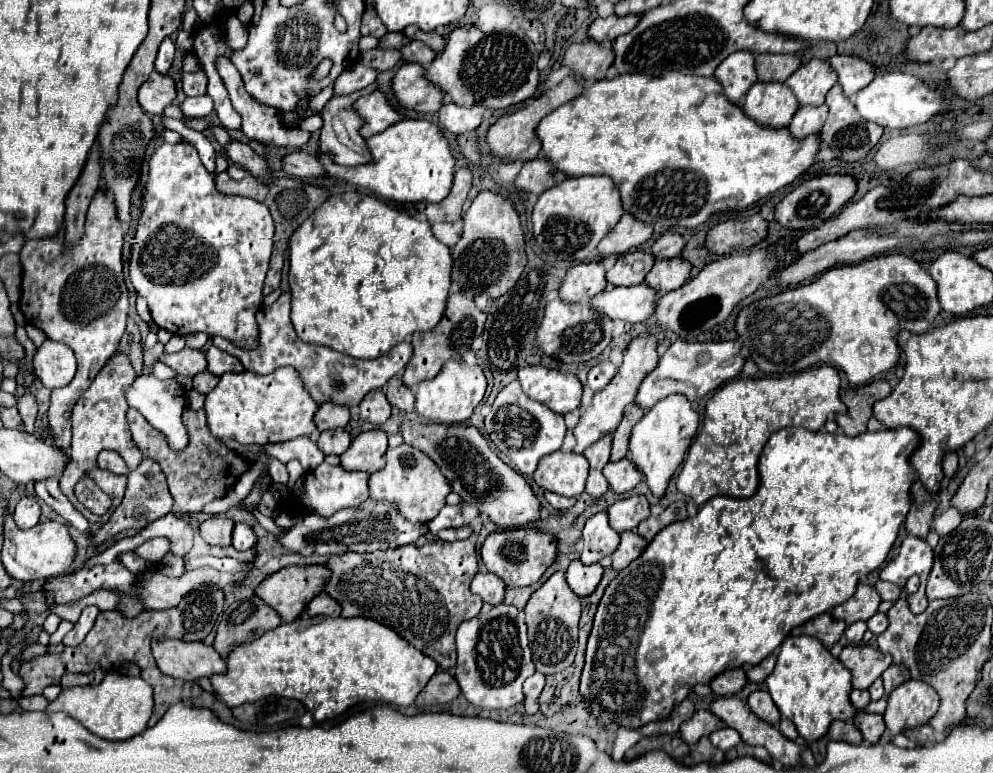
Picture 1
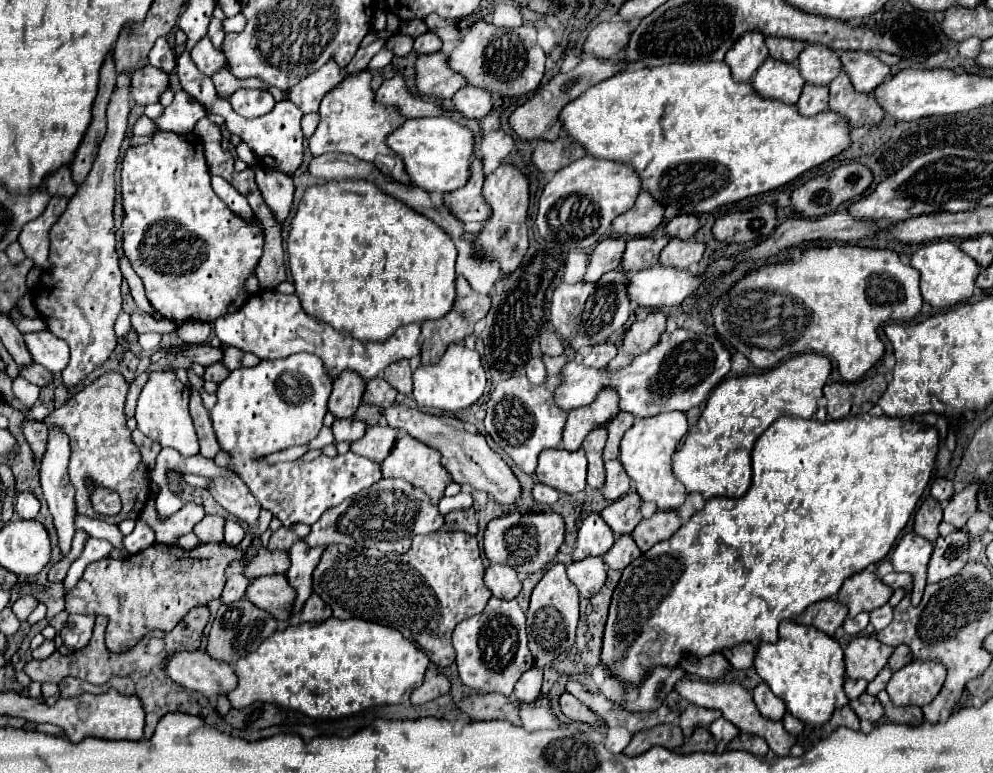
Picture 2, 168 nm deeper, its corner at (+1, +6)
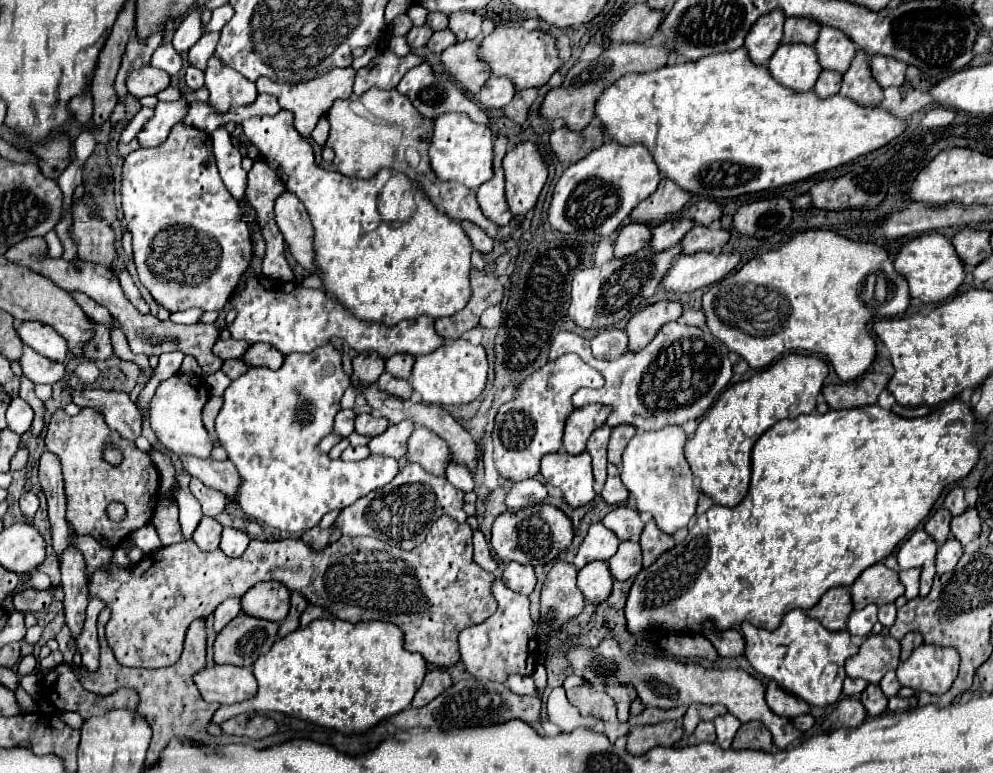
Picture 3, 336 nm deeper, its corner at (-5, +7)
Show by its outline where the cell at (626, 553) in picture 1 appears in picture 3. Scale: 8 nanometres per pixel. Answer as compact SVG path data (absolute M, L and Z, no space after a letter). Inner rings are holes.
M622 541L616 555L610 557L608 561L610 573L624 581L628 577L634 577L642 569L642 553L640 553L640 543L634 541Z

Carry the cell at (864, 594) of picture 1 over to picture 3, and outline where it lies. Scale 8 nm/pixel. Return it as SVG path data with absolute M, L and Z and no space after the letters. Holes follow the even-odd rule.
M876 563L862 571L862 575L858 575L858 579L850 587L854 609L864 609L870 603L894 603L894 599L902 593L904 585L900 583L898 573L884 567L884 563Z

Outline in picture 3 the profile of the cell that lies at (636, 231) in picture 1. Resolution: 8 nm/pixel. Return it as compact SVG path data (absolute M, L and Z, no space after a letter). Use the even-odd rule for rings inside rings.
M662 179L656 193L644 199L642 203L638 203L636 209L630 213L630 219L636 223L644 223L644 225L652 225L656 221L662 223L668 217L682 211L688 199L690 195L686 191L680 191L676 183L672 183L670 179Z

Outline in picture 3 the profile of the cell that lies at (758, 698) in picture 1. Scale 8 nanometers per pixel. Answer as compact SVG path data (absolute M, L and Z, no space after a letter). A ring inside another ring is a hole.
M770 681L768 687L766 687L766 703L776 715L790 717L790 719L804 715L804 713L810 713L808 703L804 703L804 701L796 699L794 695L786 693L776 681Z

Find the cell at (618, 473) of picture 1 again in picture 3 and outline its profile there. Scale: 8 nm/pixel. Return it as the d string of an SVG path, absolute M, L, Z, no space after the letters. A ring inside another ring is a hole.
M608 463L608 479L606 479L606 485L602 489L602 499L610 505L620 505L628 499L628 489L624 487L622 479L620 479L620 471L616 465Z

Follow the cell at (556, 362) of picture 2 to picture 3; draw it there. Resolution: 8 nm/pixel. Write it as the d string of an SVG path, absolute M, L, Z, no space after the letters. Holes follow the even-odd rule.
M566 353L558 359L550 359L542 369L532 373L516 389L516 397L498 407L492 441L494 441L494 463L502 477L522 481L534 477L540 471L540 459L546 453L562 449L562 431L568 415L574 411L572 395L580 387L602 387L602 375L588 367L578 355Z

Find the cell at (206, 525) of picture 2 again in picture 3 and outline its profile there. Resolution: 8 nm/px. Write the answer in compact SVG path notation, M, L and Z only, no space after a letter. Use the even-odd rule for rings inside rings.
M202 517L192 539L204 551L210 551L210 549L216 549L220 545L220 535L222 535L222 525L214 517Z

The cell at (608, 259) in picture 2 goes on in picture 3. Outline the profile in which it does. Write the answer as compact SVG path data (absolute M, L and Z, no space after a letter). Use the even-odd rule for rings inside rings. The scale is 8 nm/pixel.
M628 223L620 229L614 243L614 259L624 259L644 249L650 239L650 227L642 223Z

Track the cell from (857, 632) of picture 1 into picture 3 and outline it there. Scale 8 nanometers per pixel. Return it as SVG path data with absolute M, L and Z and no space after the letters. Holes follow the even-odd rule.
M868 605L868 607L860 609L860 611L852 611L850 617L848 617L848 631L850 631L850 635L858 635L858 637L870 635L874 623L878 621L876 613L878 613L876 605Z

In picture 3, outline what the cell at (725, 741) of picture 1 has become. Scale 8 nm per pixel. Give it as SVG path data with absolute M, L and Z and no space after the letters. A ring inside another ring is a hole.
M726 713L726 715L716 717L714 725L716 725L716 735L718 735L718 745L722 749L728 749L732 745L732 739L734 739L738 727L740 727L740 721L734 715Z

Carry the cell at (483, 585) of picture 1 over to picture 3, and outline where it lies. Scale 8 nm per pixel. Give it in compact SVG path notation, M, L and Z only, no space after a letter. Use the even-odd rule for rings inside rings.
M508 563L504 573L502 573L502 583L516 593L530 595L534 585L536 585L536 575L534 575L534 569L528 565Z

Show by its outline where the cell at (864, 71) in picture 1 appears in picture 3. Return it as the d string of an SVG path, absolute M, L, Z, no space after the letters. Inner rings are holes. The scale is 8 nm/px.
M874 55L874 57L870 57L868 65L870 65L872 77L876 79L876 83L882 89L886 89L890 85L900 87L904 83L904 71L908 67L906 63L900 63L896 59L888 59L884 55Z

